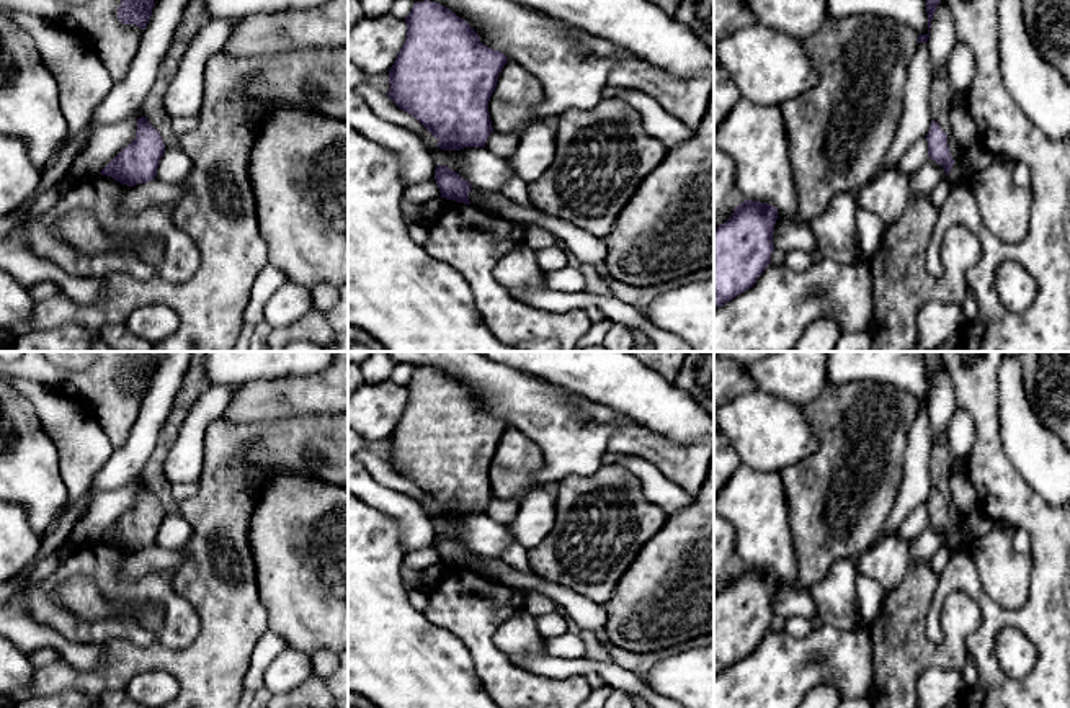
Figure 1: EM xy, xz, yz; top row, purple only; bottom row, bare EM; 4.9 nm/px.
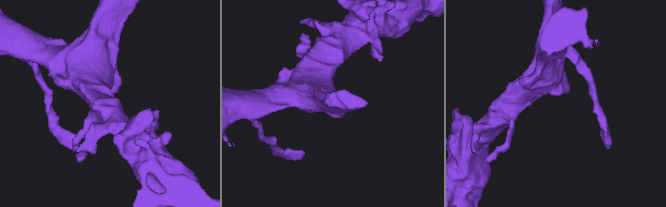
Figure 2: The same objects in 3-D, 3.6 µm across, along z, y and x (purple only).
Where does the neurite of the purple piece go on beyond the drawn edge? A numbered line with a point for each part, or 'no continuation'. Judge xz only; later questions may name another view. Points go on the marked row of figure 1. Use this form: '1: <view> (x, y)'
no continuation

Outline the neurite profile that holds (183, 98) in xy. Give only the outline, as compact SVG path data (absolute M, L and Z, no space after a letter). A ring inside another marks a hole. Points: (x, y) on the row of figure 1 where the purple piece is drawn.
M211 20L193 38L163 96L163 108L172 119L199 116L207 59L225 46L237 21Z

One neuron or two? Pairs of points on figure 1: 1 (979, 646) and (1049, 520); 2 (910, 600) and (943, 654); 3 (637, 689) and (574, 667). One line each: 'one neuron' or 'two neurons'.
1: one neuron
2: one neuron
3: one neuron

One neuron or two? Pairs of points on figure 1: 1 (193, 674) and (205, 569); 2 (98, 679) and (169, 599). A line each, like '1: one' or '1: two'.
1: one
2: two

